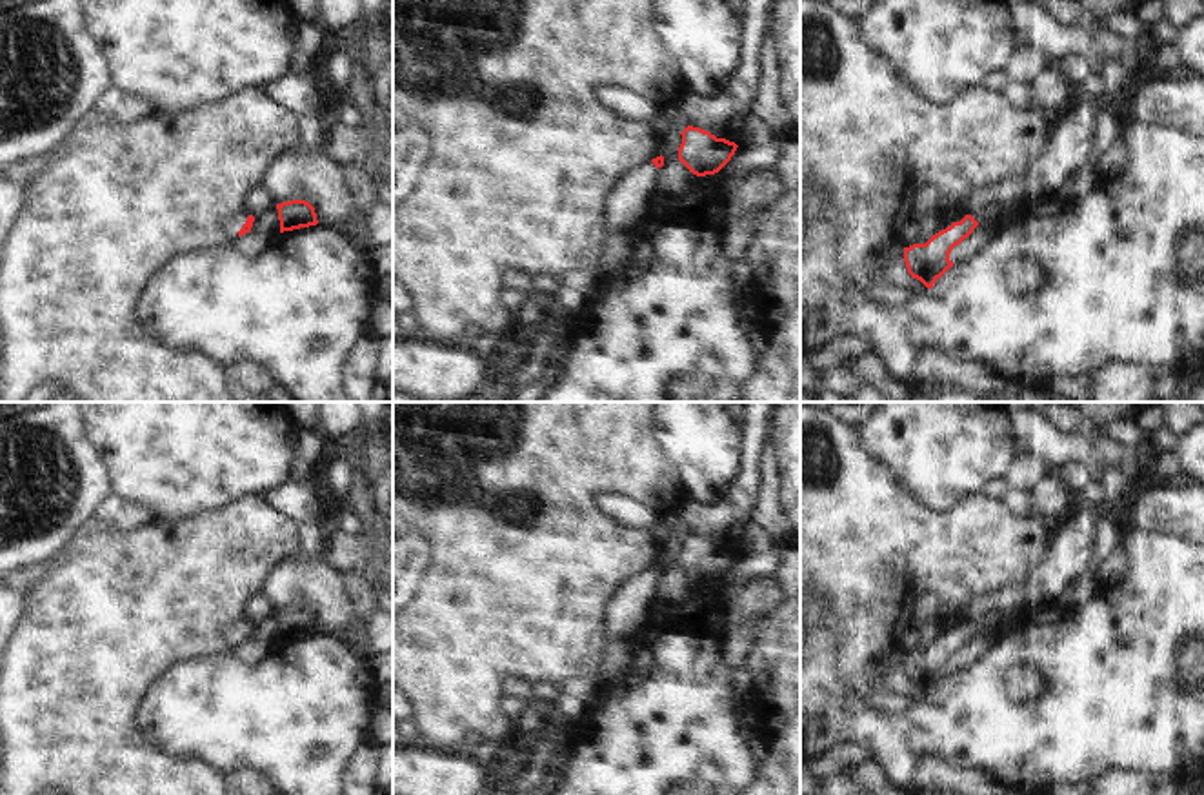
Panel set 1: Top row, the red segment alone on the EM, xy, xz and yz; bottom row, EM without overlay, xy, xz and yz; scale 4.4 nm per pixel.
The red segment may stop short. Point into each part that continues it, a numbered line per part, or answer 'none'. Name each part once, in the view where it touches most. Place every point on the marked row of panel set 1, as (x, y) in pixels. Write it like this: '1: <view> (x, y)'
1: xy (237, 221)

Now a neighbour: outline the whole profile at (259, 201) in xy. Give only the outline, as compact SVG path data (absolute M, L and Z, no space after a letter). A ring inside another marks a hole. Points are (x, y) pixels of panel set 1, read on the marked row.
M258 186L255 191L247 195L244 202L244 211L247 215L256 216L256 215L266 213L273 206L276 206L273 193L267 187Z

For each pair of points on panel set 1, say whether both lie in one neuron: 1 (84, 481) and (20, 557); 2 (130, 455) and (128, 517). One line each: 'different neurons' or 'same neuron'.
1: same neuron
2: different neurons

